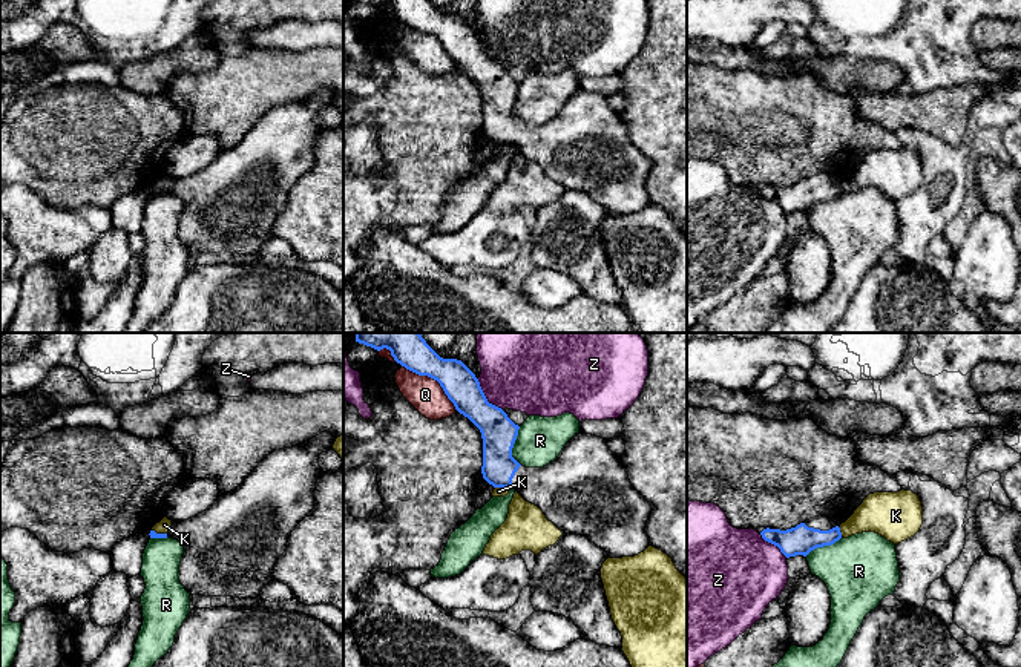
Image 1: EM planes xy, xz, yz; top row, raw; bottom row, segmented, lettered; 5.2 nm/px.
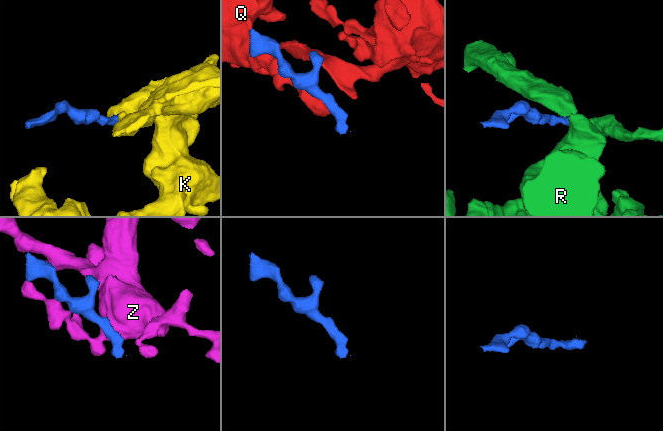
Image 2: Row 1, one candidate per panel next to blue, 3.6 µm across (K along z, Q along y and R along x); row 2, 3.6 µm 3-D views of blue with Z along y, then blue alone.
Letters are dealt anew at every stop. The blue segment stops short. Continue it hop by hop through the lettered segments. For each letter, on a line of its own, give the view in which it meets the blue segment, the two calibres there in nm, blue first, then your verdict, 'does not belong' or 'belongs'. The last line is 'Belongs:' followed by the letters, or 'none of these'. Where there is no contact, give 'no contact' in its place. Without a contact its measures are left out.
K: meets blue in xz; 180 nm thick on the blue side, 50 nm on the other; does not belong
Q: meets blue in xz; 180 nm thick on the blue side, 180 nm on the other; does not belong
R: meets blue in xz; 190 nm thick on the blue side, 240 nm on the other; does not belong
Z: meets blue in xz; 190 nm thick on the blue side, 360 nm on the other; does not belong
Belongs: none of these

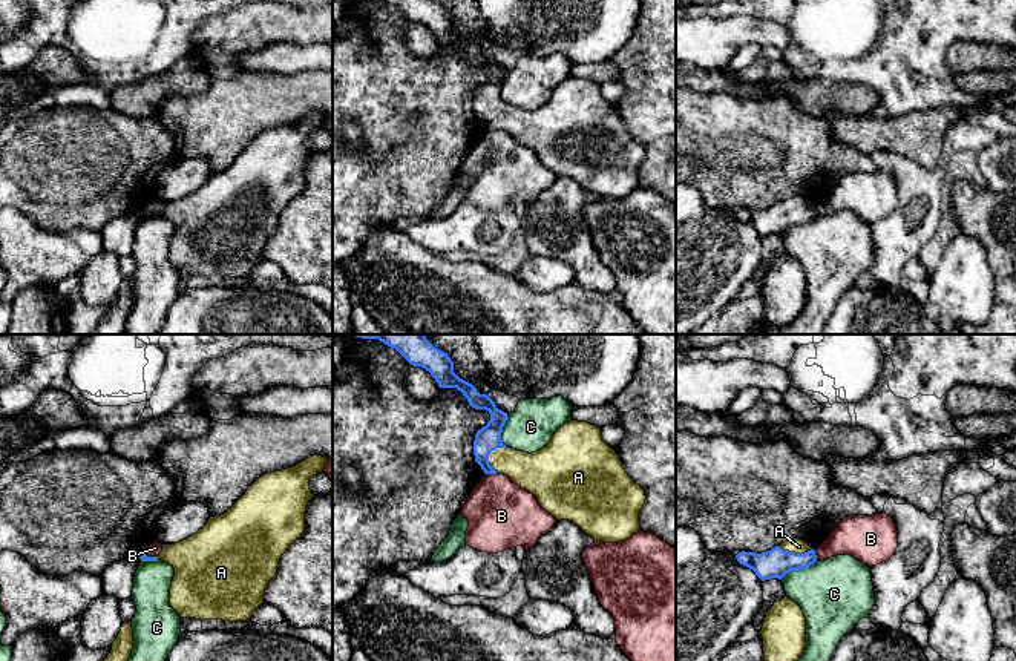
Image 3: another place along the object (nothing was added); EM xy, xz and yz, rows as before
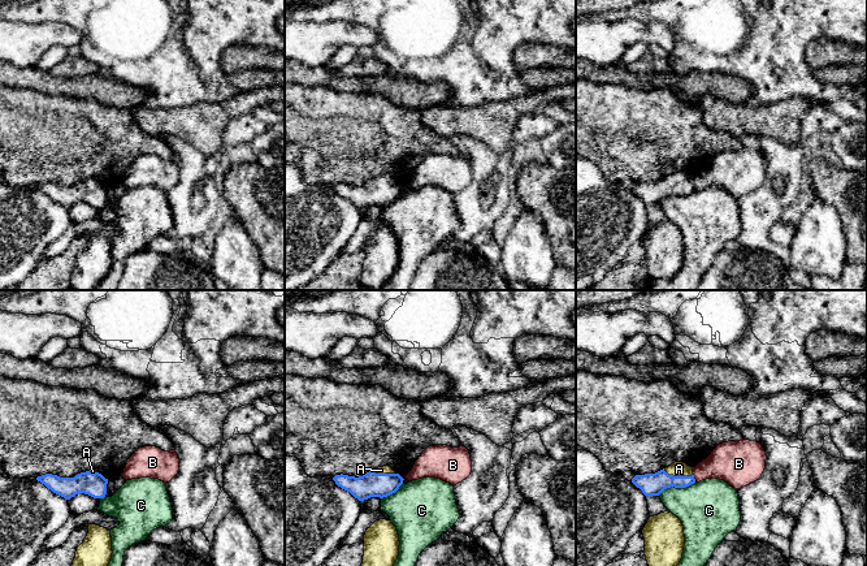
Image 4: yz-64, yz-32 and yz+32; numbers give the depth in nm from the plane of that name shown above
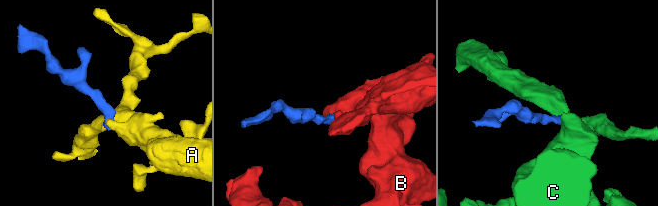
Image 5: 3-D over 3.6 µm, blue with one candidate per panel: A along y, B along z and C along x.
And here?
A: meets blue in xz; 140 nm thick on the blue side, 190 nm on the other; belongs
B: meets blue in xz; 140 nm thick on the blue side, 360 nm on the other; does not belong
C: meets blue in yz; 160 nm thick on the blue side, 380 nm on the other; does not belong
Belongs: A

